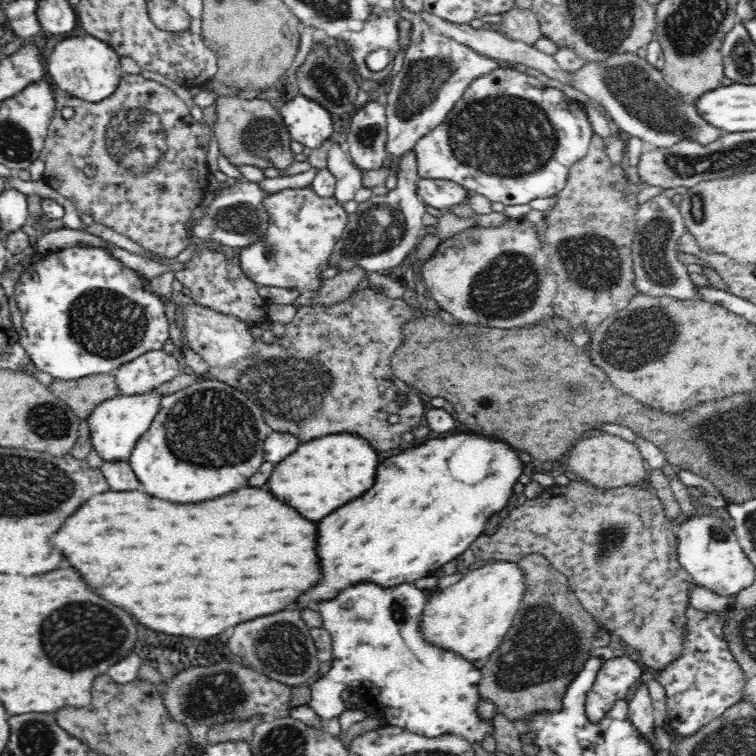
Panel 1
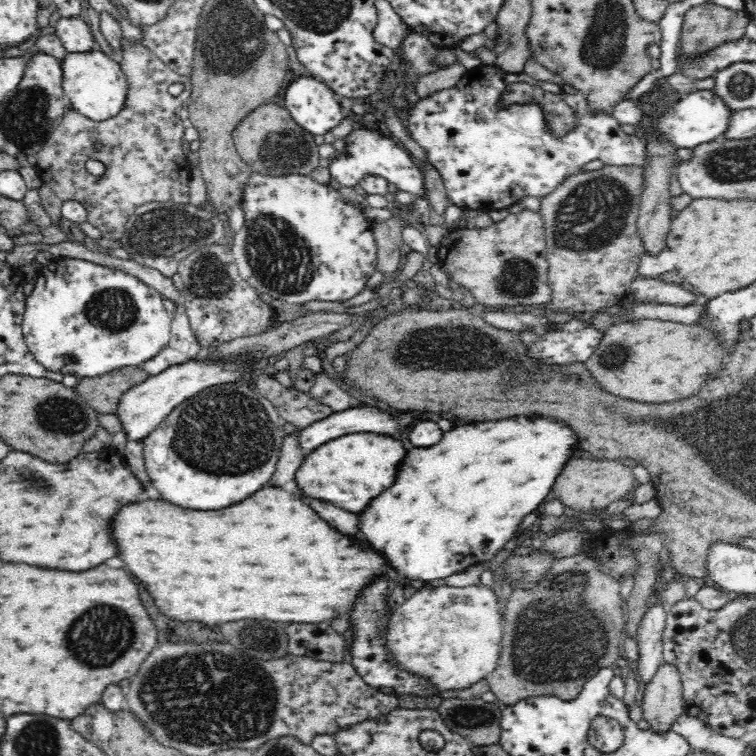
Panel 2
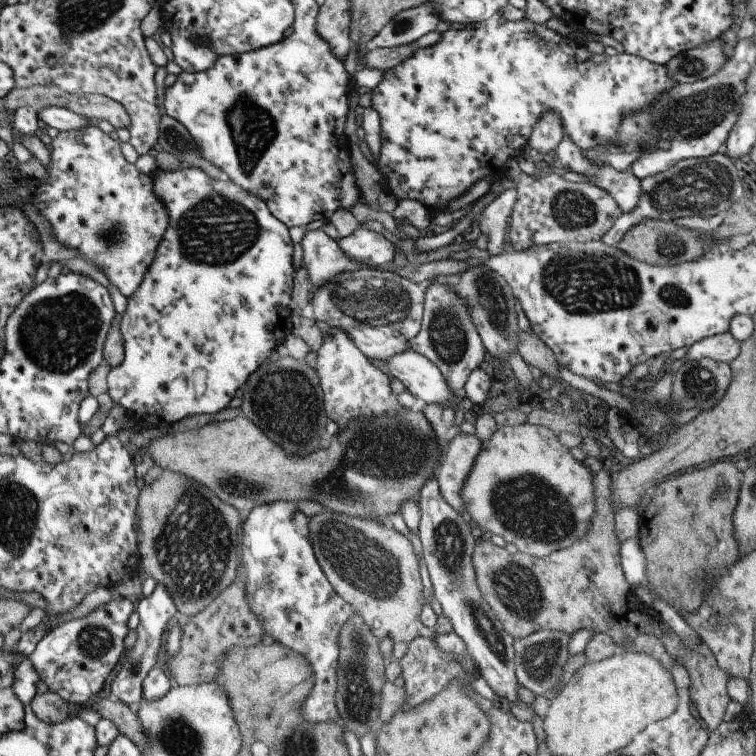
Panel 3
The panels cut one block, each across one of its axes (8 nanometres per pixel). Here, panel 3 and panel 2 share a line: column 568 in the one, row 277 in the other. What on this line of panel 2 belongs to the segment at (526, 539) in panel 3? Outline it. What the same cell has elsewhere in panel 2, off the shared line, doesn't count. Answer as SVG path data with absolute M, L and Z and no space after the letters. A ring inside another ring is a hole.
M530 209L511 214L504 220L492 223L488 228L453 230L441 240L437 247L438 262L448 278L460 286L468 288L475 302L486 306L534 306L544 304L551 299L551 290L547 283L549 264L546 257L545 227L539 212Z

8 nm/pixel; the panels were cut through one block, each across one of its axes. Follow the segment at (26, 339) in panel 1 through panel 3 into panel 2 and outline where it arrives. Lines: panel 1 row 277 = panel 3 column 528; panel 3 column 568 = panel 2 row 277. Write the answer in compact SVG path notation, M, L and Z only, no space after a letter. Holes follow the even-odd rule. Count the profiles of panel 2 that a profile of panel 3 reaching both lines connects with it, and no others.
M58 257L54 258L48 266L44 266L37 275L35 287L32 293L26 297L25 311L23 314L23 335L27 342L29 351L36 357L38 362L55 373L73 374L76 378L99 377L113 370L122 369L127 366L142 365L147 360L154 358L165 346L171 338L171 320L172 315L168 314L168 310L162 303L163 296L151 286L144 284L139 278L126 274L123 270L112 269L94 262L83 259Z

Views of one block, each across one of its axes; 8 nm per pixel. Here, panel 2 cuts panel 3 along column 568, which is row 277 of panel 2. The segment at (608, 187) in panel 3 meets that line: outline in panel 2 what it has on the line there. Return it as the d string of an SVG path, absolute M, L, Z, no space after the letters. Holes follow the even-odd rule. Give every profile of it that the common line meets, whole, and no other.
M67 239L66 241L60 242L58 244L46 244L46 243L35 243L35 244L25 244L20 246L15 246L11 252L5 255L5 261L8 265L13 266L18 270L20 266L29 264L31 261L34 261L38 252L48 251L52 253L56 258L58 257L67 257L75 259L88 260L96 264L100 264L112 269L120 269L126 272L126 274L131 274L133 277L139 278L140 281L144 282L148 286L151 286L153 289L156 289L163 297L169 298L172 302L175 302L175 312L172 315L171 320L171 338L169 343L162 349L154 358L147 360L140 367L146 371L149 375L154 376L155 374L160 374L164 369L167 369L169 366L181 365L187 360L192 360L195 358L196 354L200 352L200 345L198 345L198 339L190 327L190 321L188 320L188 315L186 315L186 309L184 308L184 297L183 293L178 291L178 288L174 286L172 277L166 277L159 270L150 268L148 266L142 266L137 262L134 262L132 259L120 259L112 255L104 253L101 249L93 249L87 245L76 244L72 239Z

